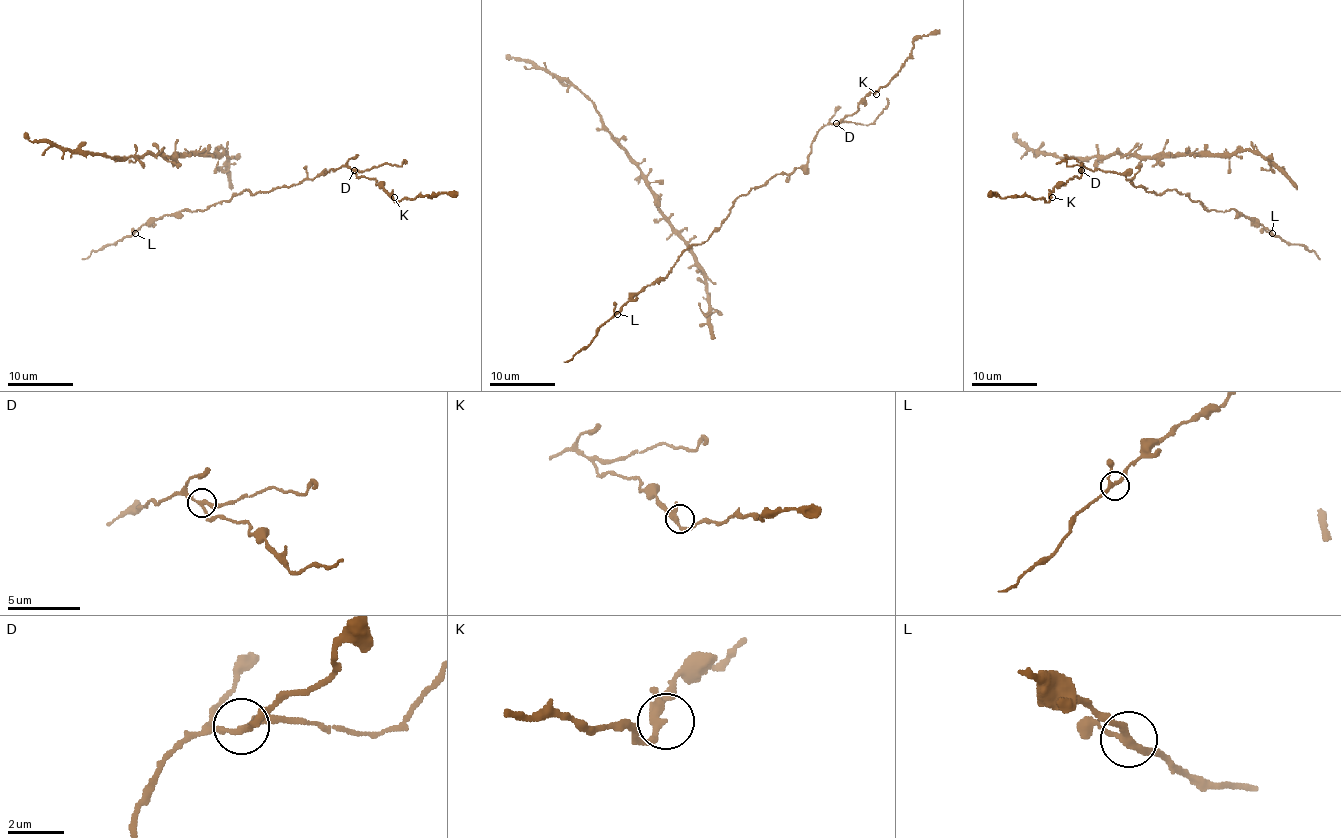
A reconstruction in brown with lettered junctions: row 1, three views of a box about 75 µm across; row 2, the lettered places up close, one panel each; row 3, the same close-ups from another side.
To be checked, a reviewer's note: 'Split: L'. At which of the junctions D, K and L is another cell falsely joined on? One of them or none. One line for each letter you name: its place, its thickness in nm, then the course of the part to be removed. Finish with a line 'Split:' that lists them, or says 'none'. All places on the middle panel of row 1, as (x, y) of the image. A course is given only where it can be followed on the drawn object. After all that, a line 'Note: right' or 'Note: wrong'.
D: (836, 123) | 200 nm | (837, 123), (871, 123), (886, 107), (886, 97)
Split: D
Note: wrong

